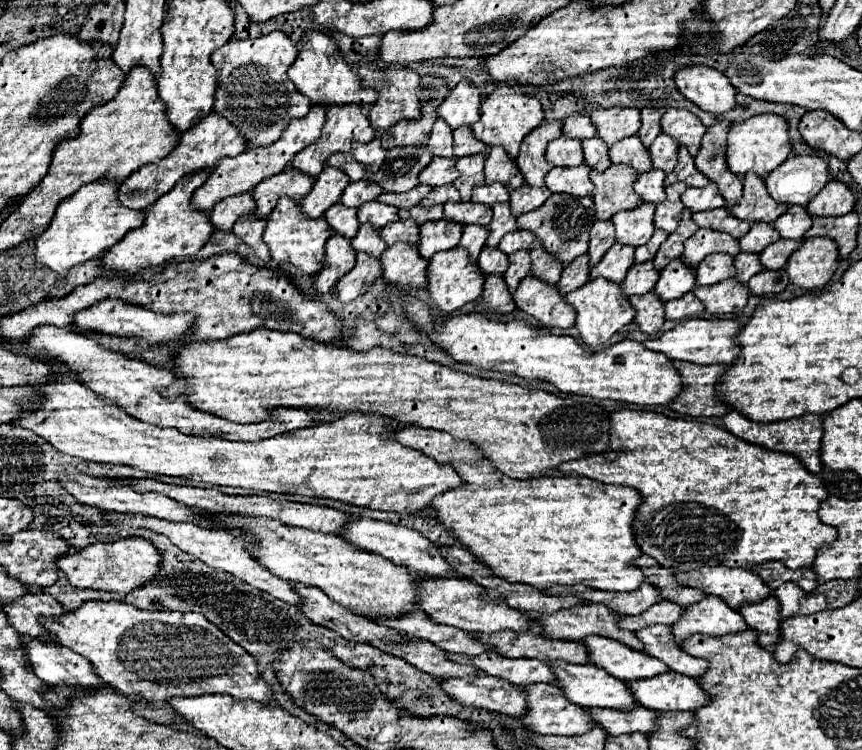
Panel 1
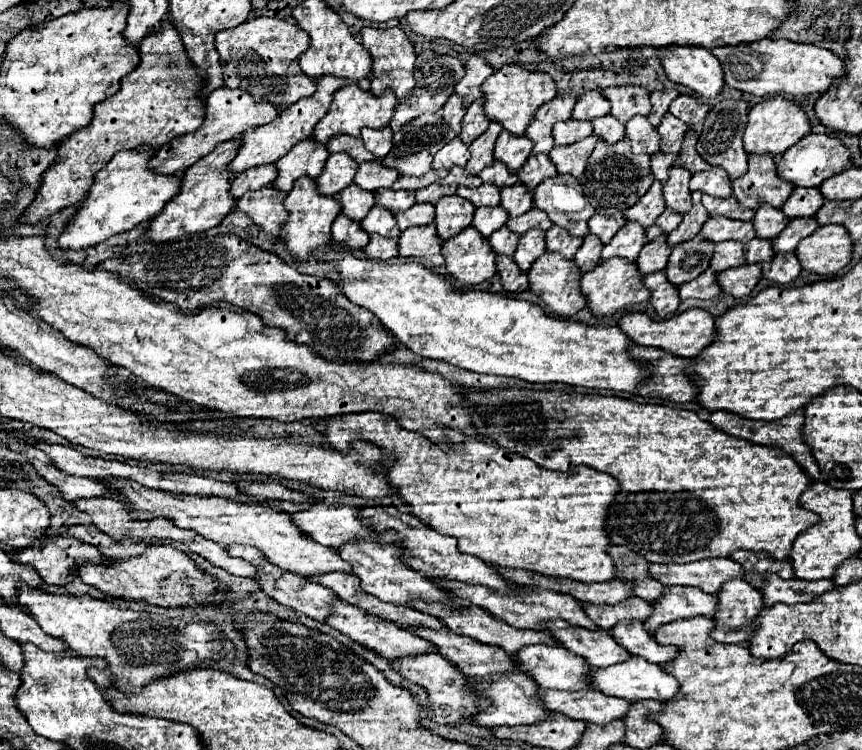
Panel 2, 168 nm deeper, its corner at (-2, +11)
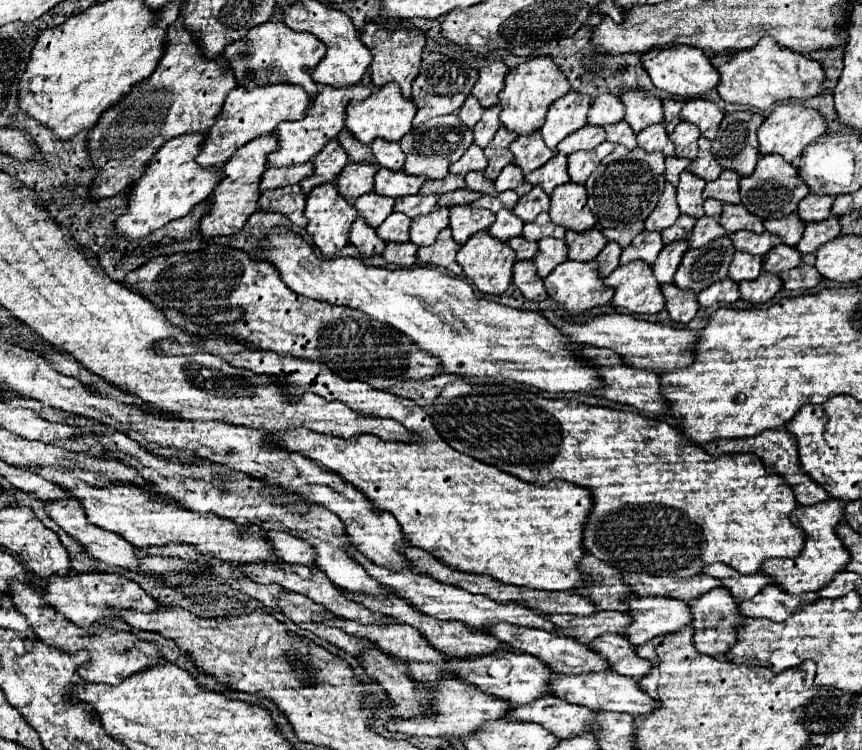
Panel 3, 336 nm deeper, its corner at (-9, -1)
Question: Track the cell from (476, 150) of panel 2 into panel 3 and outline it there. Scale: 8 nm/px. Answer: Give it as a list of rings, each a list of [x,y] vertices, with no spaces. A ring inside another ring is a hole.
[[[500,127],[496,137],[488,143],[488,147],[484,149],[484,155],[488,159],[488,167],[484,169],[484,175],[492,181],[496,181],[496,177],[500,175],[500,171],[514,161],[514,155],[510,151],[510,143],[518,137],[518,133],[508,131],[506,127]]]

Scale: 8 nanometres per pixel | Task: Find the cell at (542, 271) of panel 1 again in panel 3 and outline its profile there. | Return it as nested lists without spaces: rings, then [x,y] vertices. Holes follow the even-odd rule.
[[[592,227],[584,233],[566,231],[566,243],[568,243],[568,259],[576,261],[592,261],[608,243],[608,239],[602,235],[598,227]]]

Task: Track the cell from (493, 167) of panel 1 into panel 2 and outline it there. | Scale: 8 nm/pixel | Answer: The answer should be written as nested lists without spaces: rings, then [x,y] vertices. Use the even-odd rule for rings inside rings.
[[[501,133],[495,143],[495,161],[507,165],[509,171],[517,171],[529,159],[533,143],[527,137],[513,137],[511,133]]]

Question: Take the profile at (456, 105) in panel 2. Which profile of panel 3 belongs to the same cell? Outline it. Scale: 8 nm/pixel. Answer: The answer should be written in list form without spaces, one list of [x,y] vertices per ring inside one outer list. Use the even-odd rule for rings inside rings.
[[[470,95],[470,97],[464,101],[462,109],[458,111],[458,117],[460,117],[468,127],[474,127],[474,125],[480,121],[482,113],[484,113],[484,107],[480,105],[480,101],[478,101],[474,95]]]

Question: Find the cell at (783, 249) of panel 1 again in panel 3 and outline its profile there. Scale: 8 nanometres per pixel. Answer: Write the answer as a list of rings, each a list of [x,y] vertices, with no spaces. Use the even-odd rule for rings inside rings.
[[[830,215],[824,221],[818,223],[808,223],[806,231],[800,239],[800,243],[796,245],[796,249],[800,249],[800,253],[816,253],[824,243],[828,243],[830,239],[836,239],[840,235],[840,219],[836,215]]]

